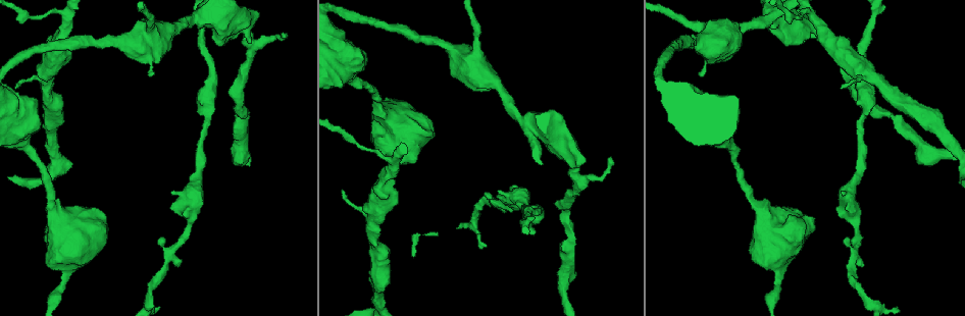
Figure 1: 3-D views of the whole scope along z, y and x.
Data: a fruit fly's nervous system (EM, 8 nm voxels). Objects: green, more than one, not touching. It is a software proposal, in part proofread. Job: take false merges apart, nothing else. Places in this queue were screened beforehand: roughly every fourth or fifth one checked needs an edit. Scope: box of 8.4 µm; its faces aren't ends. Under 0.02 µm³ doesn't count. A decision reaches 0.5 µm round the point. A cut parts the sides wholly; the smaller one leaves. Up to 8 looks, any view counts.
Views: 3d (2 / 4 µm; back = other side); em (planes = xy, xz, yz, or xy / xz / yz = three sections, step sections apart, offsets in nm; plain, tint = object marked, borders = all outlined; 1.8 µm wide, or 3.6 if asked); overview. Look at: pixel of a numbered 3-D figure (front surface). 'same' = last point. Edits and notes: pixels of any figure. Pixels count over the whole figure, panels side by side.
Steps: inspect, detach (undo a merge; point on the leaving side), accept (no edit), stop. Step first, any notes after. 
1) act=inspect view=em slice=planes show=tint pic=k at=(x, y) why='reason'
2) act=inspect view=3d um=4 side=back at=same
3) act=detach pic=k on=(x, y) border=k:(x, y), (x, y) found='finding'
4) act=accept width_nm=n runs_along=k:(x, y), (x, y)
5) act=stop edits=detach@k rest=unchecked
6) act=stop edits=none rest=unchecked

act=inspect view=3d um=4 pic=1 at=(772, 16) why='thick turns thin'

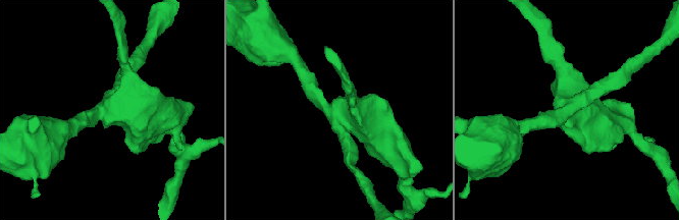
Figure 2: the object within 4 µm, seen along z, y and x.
act=inspect view=em um=3.6 slice=planes show=tint pic=2 at=(341, 106) why='shape alone is not enough'

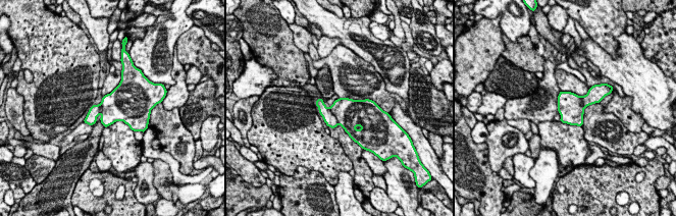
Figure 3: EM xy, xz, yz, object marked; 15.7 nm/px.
act=detach pic=3 on=(349, 112) found='a second cell is stuck on'

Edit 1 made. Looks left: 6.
act=inspect view=em um=3.6 slice=xz step=4 show=tint pic=1 at=(188, 224)

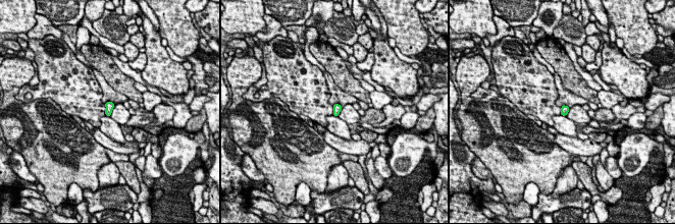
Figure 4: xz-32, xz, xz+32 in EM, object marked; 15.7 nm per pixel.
act=inspect view=em um=3.6 slice=yz step=4 show=tint at=same

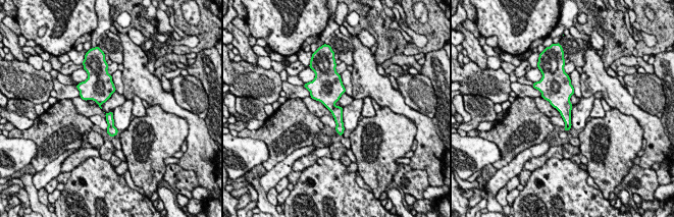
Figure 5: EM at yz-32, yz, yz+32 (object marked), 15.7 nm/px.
act=accept width_nm=130 found='continuous, no second cell'

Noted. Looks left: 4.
act=inspect view=3d um=4 pic=1 at=(376, 206) why='sudden change in width'

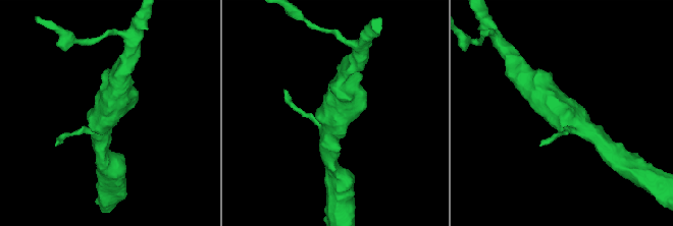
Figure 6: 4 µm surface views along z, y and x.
act=inspect view=em um=3.6 slice=planes show=tint pic=6 at=(334, 113)

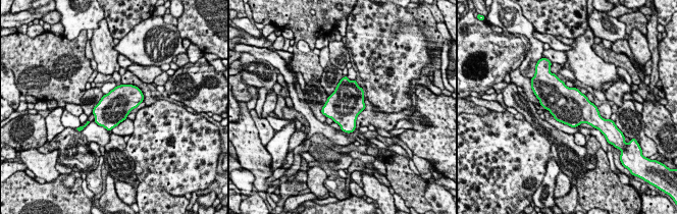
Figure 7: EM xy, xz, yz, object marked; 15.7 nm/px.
act=accept found='one cell here'

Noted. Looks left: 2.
act=stop edits=detach@3 rest=unchecked

